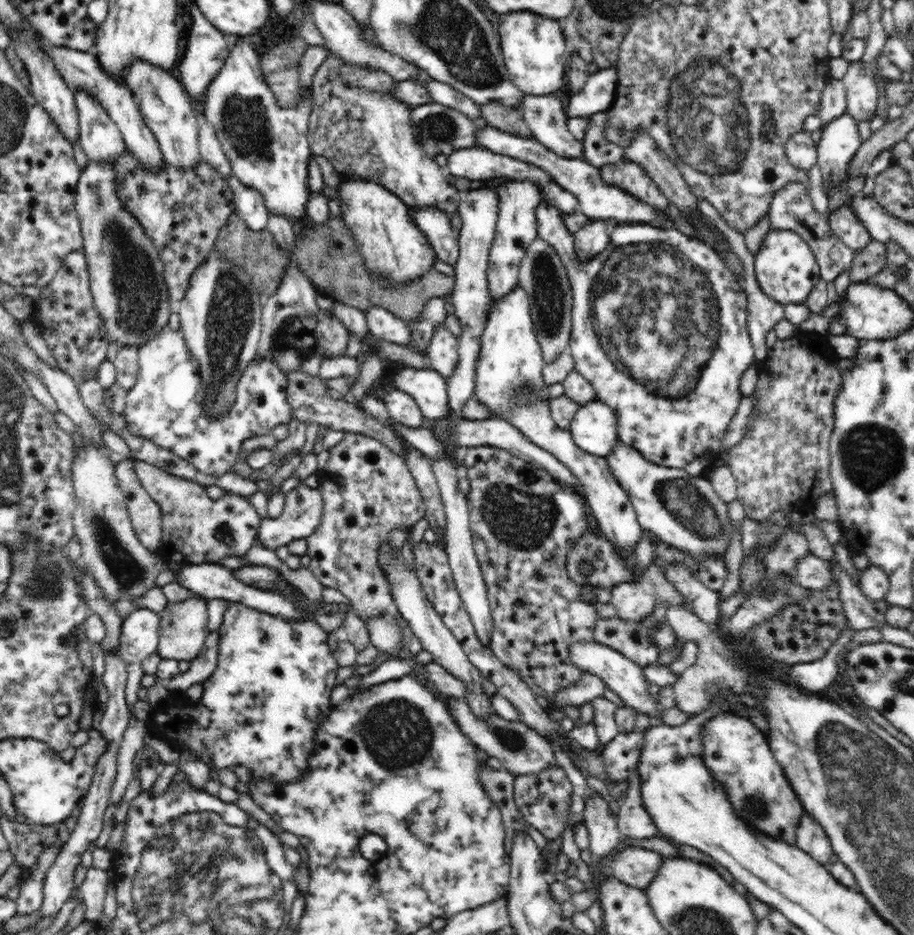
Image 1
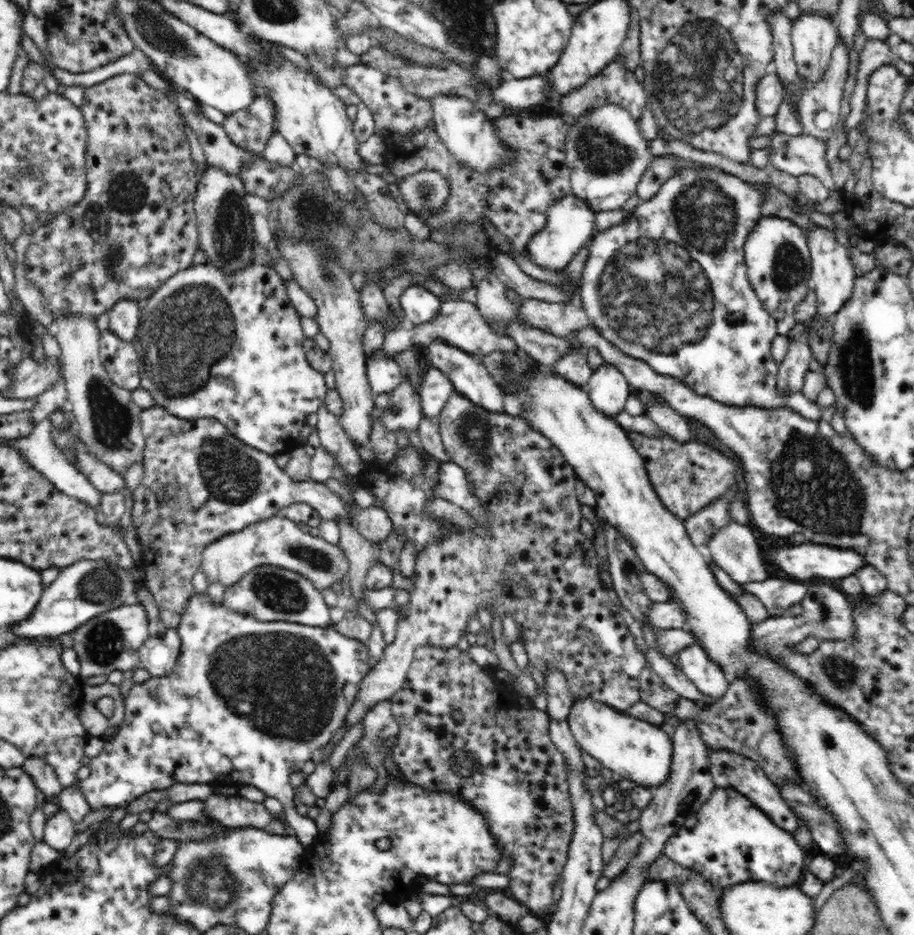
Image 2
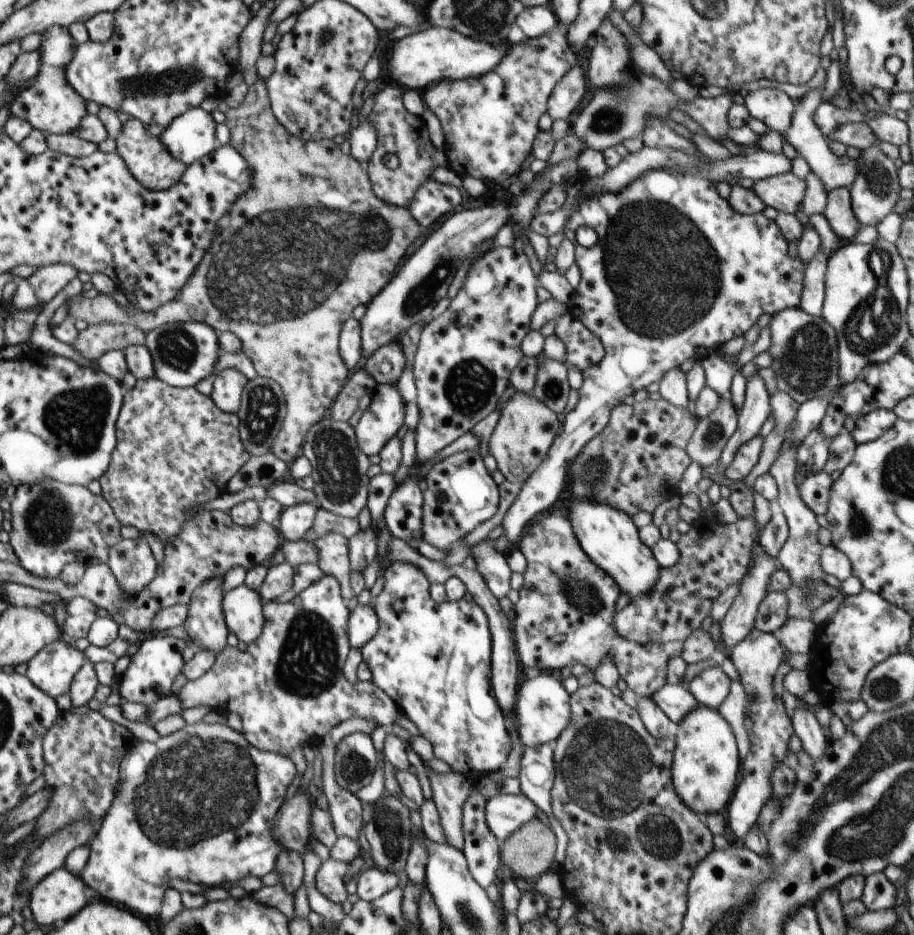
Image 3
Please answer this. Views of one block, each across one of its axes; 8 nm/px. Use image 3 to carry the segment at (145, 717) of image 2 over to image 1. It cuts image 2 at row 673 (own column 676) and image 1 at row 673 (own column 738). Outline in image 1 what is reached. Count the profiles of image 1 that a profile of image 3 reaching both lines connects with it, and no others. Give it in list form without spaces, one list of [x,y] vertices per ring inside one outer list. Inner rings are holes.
[[[227,601],[227,607],[223,615],[223,621],[218,629],[218,664],[215,672],[202,683],[203,695],[198,704],[189,702],[186,706],[182,706],[179,715],[190,716],[184,725],[179,724],[177,728],[167,725],[164,728],[165,741],[170,742],[182,751],[188,751],[198,755],[198,759],[202,759],[206,765],[213,764],[215,768],[222,770],[224,768],[232,768],[232,766],[241,765],[248,768],[251,776],[264,777],[274,782],[292,782],[297,781],[308,770],[308,757],[312,754],[314,748],[314,737],[319,722],[330,714],[332,706],[330,706],[330,694],[336,684],[336,672],[340,668],[338,662],[334,658],[333,653],[328,649],[328,633],[313,620],[305,625],[296,625],[288,623],[279,616],[272,616],[268,613],[262,613],[254,608],[247,607],[245,604]]]

